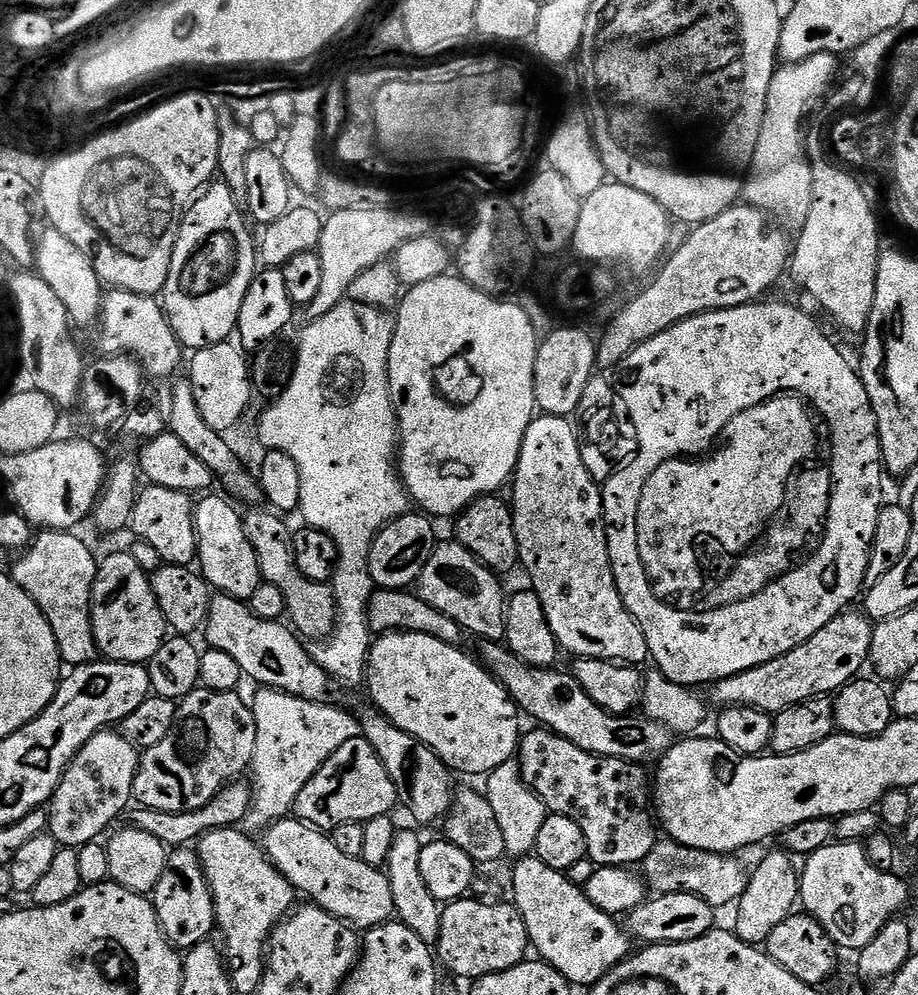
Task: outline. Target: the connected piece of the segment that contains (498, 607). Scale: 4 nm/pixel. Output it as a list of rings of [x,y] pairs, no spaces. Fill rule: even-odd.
[[[458,542],[452,544],[437,543],[432,557],[426,562],[418,581],[418,595],[434,610],[450,614],[454,622],[464,627],[465,633],[476,635],[476,638],[495,640],[505,639],[506,593],[500,589],[501,577],[491,572],[483,562],[470,550]]]

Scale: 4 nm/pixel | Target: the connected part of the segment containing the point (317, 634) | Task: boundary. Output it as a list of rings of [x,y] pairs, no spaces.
[[[252,506],[247,510],[249,512],[243,513],[244,529],[246,538],[250,538],[250,546],[254,546],[254,554],[258,554],[263,583],[273,584],[278,586],[278,590],[282,590],[282,598],[286,598],[287,619],[301,637],[309,641],[312,639],[312,642],[323,640],[332,633],[336,625],[336,595],[328,584],[314,582],[306,578],[302,570],[298,570],[292,541],[294,532],[293,529],[288,529],[288,524],[284,521],[287,519],[283,515],[264,506]]]

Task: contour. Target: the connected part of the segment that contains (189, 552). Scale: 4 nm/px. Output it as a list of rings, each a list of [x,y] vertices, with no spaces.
[[[157,484],[141,487],[132,507],[130,532],[133,532],[136,540],[150,542],[150,546],[154,546],[154,551],[163,563],[191,565],[196,560],[198,550],[196,505],[193,497],[187,492],[166,490],[166,486]]]

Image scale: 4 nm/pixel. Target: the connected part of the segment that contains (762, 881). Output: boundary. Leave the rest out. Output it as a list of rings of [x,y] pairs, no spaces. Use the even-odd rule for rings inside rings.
[[[783,850],[772,852],[760,865],[751,869],[746,890],[735,905],[736,925],[734,931],[738,938],[748,944],[763,945],[781,922],[797,911],[800,899],[800,872],[794,865],[793,857]]]

